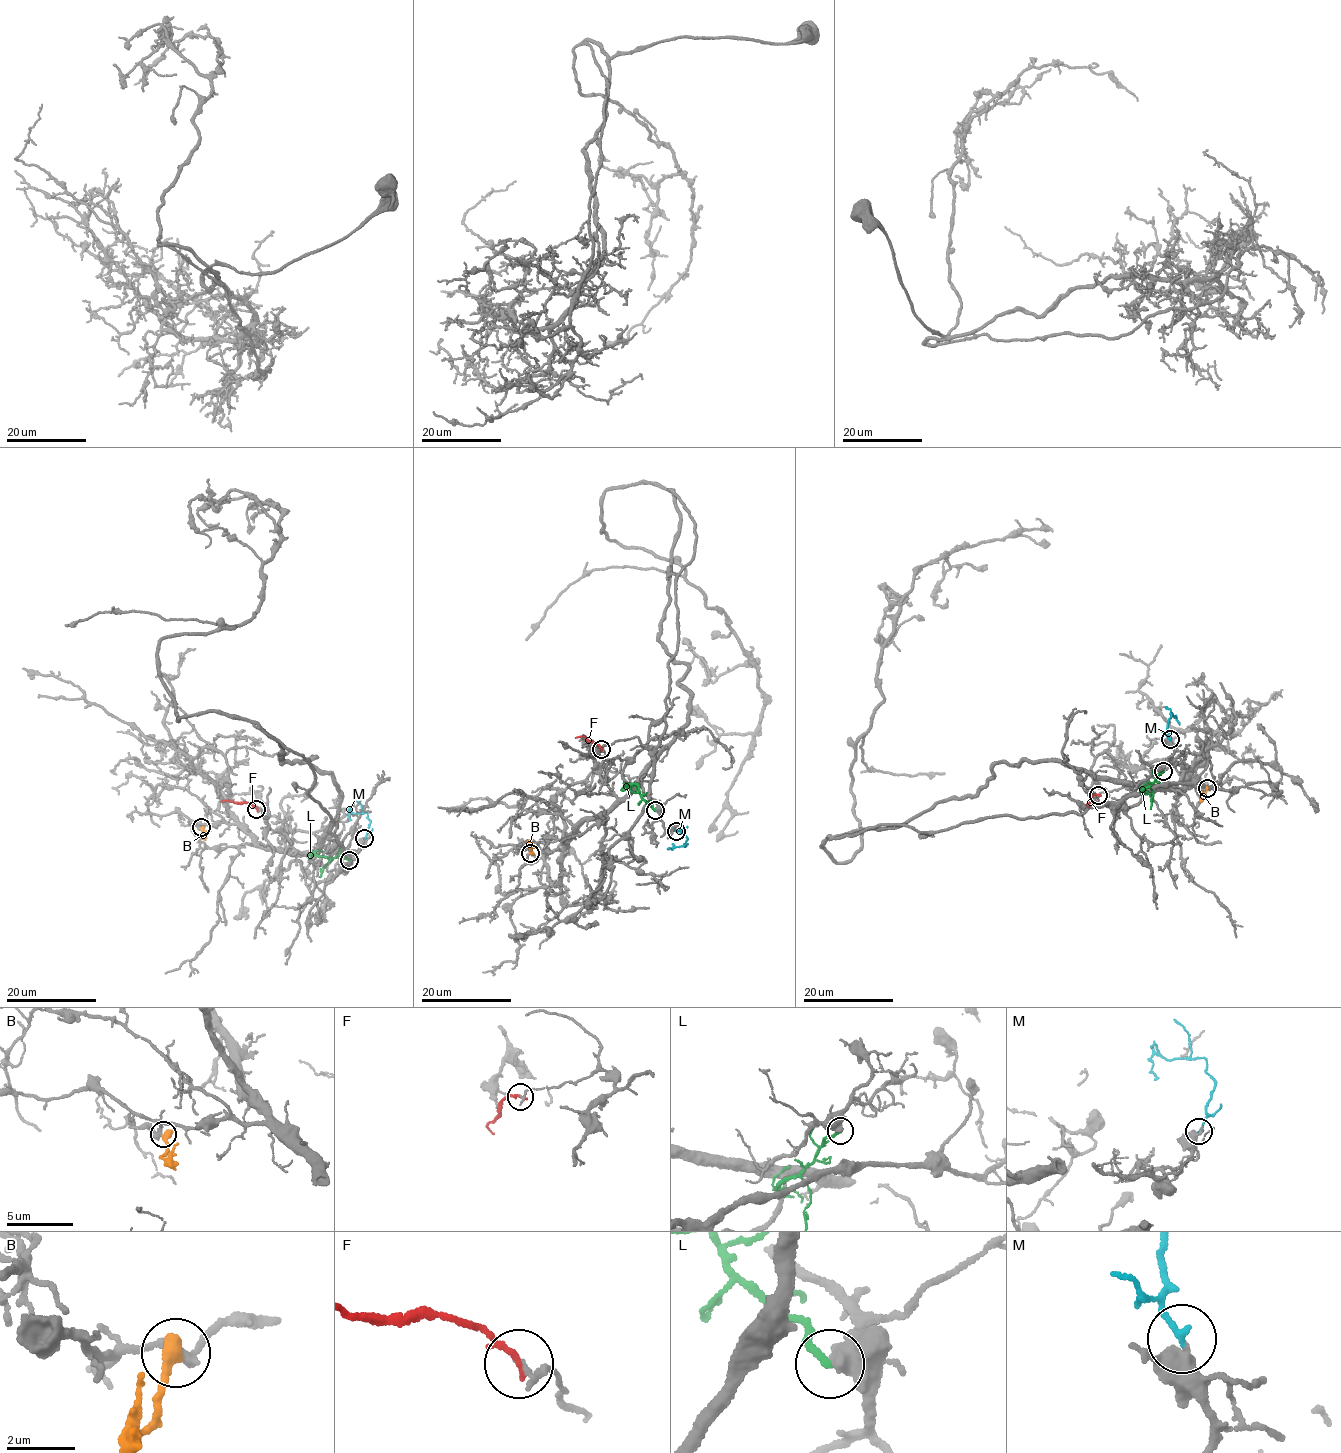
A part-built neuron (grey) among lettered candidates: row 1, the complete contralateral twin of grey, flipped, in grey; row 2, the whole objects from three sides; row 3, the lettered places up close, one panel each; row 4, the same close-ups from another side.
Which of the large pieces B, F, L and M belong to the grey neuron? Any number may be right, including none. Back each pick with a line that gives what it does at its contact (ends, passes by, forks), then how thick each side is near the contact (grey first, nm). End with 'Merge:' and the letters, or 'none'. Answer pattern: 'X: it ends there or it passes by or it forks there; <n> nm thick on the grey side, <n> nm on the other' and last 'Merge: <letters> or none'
M: it ends there; 440 nm thick on the grey side, 200 nm on the other
Merge: M

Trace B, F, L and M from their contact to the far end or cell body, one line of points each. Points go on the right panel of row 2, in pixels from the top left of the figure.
B: (1207, 789), (1200, 801)
F: (1098, 794), (1092, 796), (1087, 804), (1089, 807)
L: (1163, 771), (1142, 792), (1139, 789), (1146, 783)
M: (1170, 740), (1170, 713), (1179, 725)

